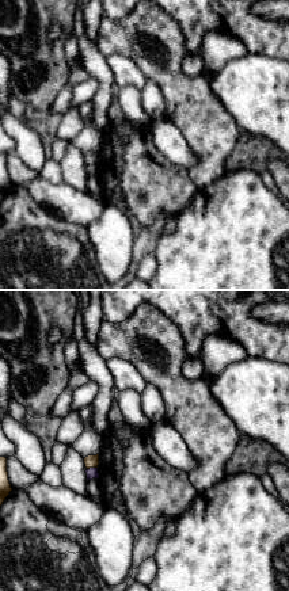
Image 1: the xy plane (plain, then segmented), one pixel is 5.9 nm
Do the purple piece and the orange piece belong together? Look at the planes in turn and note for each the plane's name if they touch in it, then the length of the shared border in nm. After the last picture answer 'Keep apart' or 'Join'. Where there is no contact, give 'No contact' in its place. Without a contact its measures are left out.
Touches purple in xy. Shared border 70 nm

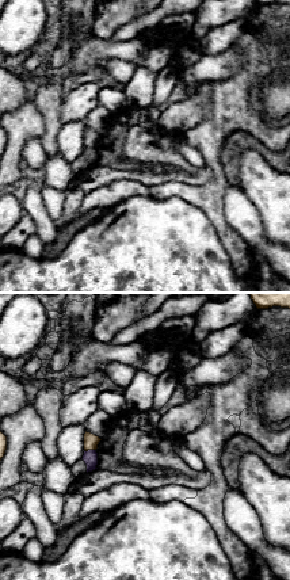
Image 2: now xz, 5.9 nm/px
Touches purple in xz. Shared border 70 nm

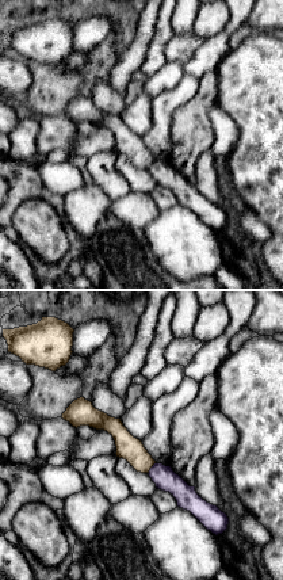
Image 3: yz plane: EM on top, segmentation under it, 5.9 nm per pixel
Touches purple in yz. Shared border 80 nm

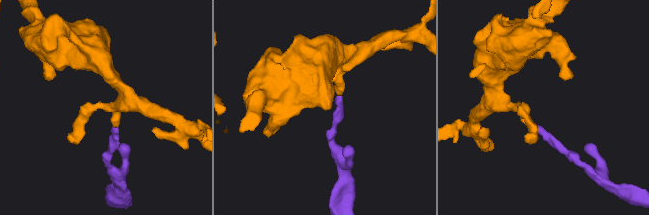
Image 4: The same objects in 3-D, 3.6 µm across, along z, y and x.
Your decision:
Keep apart

